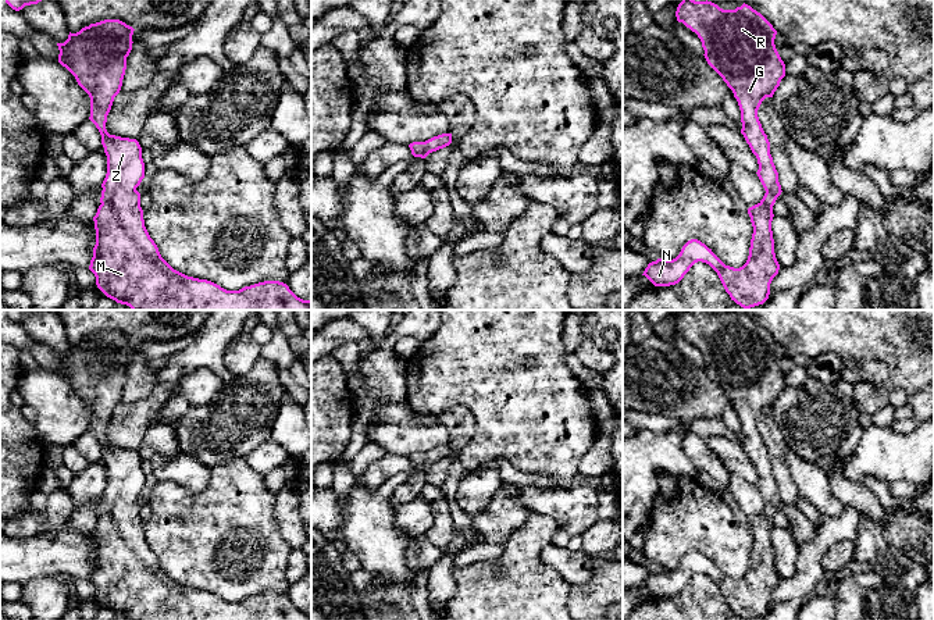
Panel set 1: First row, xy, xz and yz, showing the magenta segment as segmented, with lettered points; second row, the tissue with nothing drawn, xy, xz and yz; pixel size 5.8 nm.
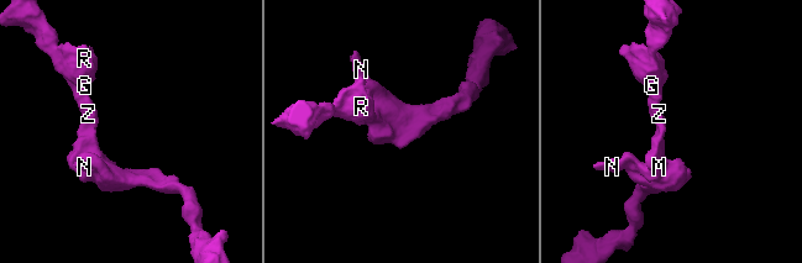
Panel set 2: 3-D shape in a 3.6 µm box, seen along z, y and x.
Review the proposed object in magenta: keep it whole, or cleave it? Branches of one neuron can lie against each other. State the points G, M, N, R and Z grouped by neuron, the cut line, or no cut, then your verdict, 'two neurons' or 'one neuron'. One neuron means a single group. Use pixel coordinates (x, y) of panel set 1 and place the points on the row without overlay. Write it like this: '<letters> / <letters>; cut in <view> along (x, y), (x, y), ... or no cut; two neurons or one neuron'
G M N R Z; no cut; one neuron

